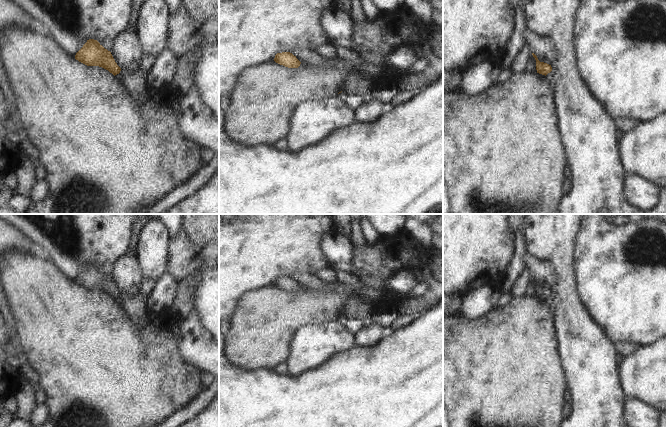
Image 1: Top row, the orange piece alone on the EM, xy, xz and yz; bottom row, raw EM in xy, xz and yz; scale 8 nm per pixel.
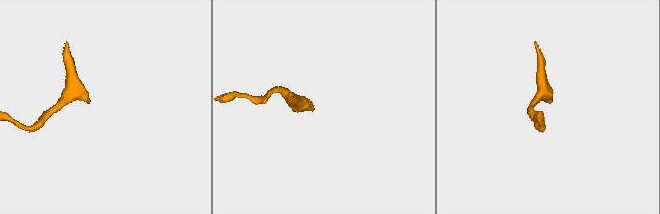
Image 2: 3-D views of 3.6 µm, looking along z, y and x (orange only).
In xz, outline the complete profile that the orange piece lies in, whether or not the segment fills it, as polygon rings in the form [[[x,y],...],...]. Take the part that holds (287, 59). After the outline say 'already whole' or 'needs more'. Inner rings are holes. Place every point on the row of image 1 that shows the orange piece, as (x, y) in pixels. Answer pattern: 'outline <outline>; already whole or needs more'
outline [[[290,52],[277,53],[274,61],[288,68],[298,68],[301,62]]]; already whole

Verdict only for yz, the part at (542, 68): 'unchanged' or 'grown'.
grown

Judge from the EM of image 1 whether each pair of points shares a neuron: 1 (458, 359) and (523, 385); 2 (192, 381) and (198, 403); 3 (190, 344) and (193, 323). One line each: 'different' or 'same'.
1: same
2: different
3: same

